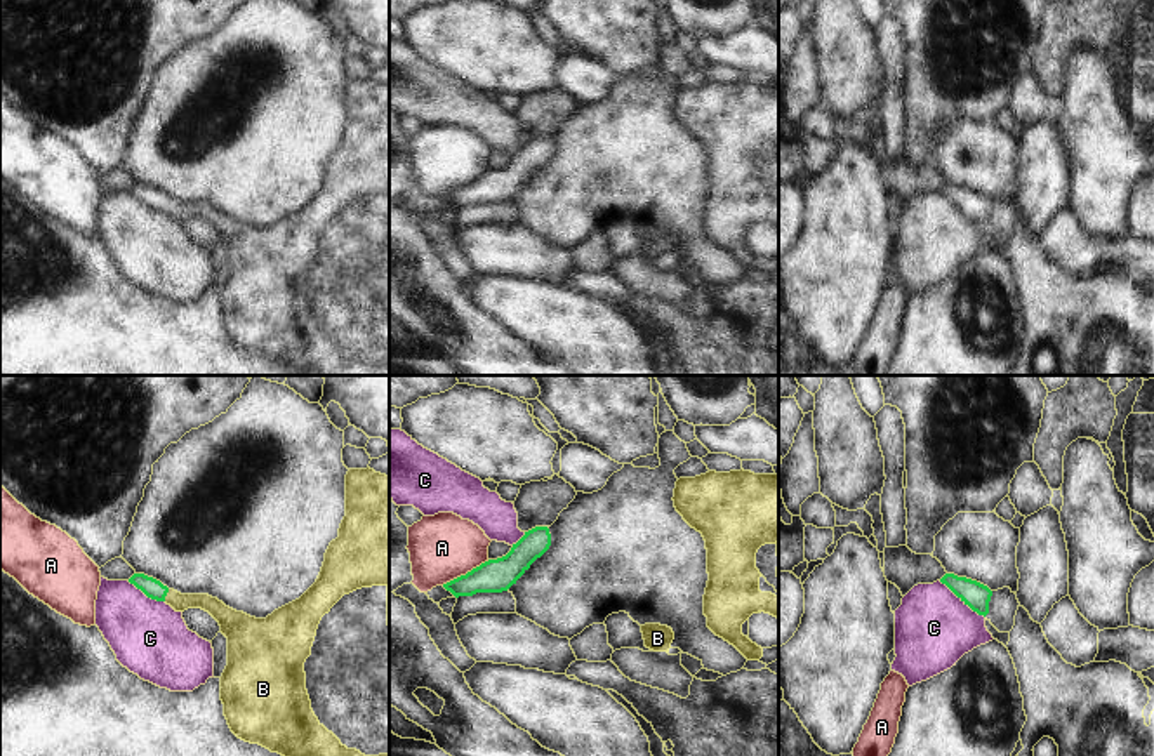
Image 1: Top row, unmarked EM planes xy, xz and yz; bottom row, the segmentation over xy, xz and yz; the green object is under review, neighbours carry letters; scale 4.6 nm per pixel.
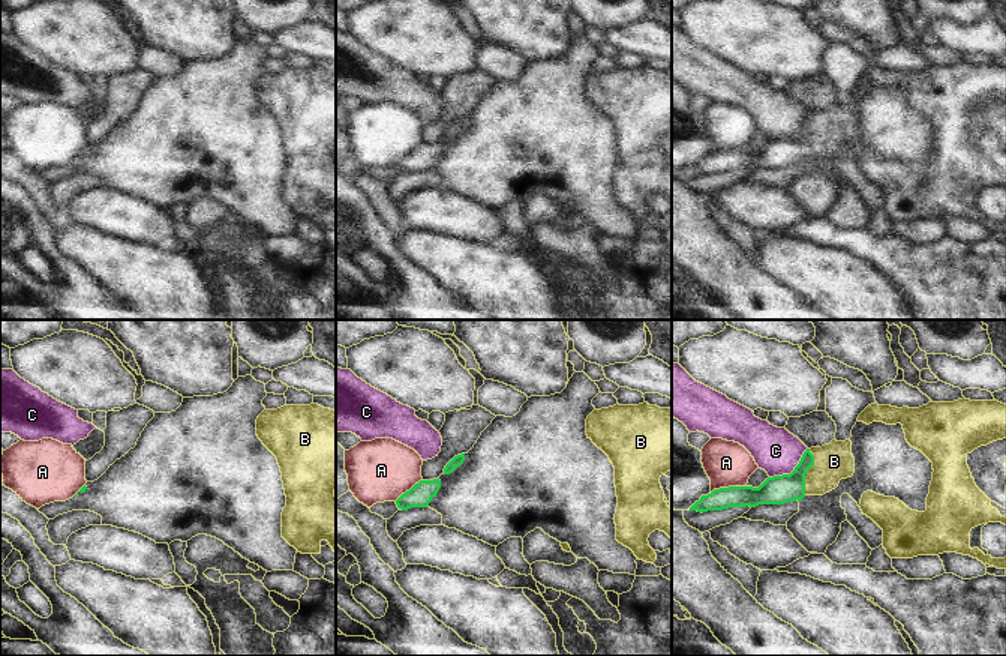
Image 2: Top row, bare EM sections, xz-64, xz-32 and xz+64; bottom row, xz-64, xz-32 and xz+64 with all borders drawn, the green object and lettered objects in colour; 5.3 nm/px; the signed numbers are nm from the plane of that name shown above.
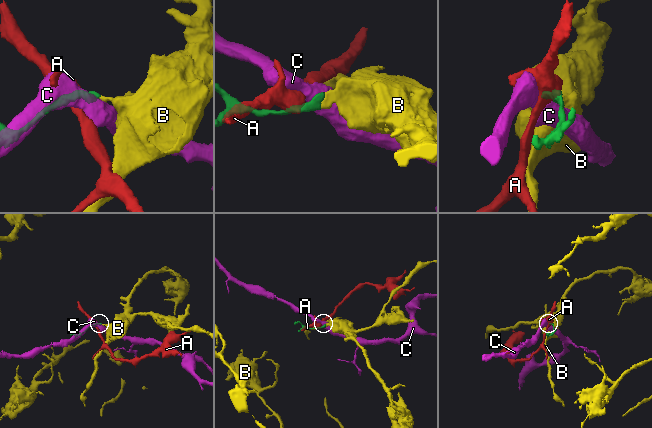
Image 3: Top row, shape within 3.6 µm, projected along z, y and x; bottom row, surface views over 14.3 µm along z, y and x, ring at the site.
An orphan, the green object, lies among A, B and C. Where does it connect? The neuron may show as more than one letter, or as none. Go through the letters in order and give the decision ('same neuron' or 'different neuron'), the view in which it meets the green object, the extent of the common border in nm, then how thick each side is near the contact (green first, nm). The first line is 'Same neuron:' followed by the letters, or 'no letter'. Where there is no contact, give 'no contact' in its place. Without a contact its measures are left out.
Same neuron: B
A: different neuron; meets green in xz; contact 260 nm long; 160 nm thick on the green side, 300 nm on the other
B: same neuron; meets green in xy; contact 60 nm long; 90 nm thick on the green side, 80 nm on the other
C: different neuron; meets green in yz; contact 280 nm long; 120 nm thick on the green side, 360 nm on the other

